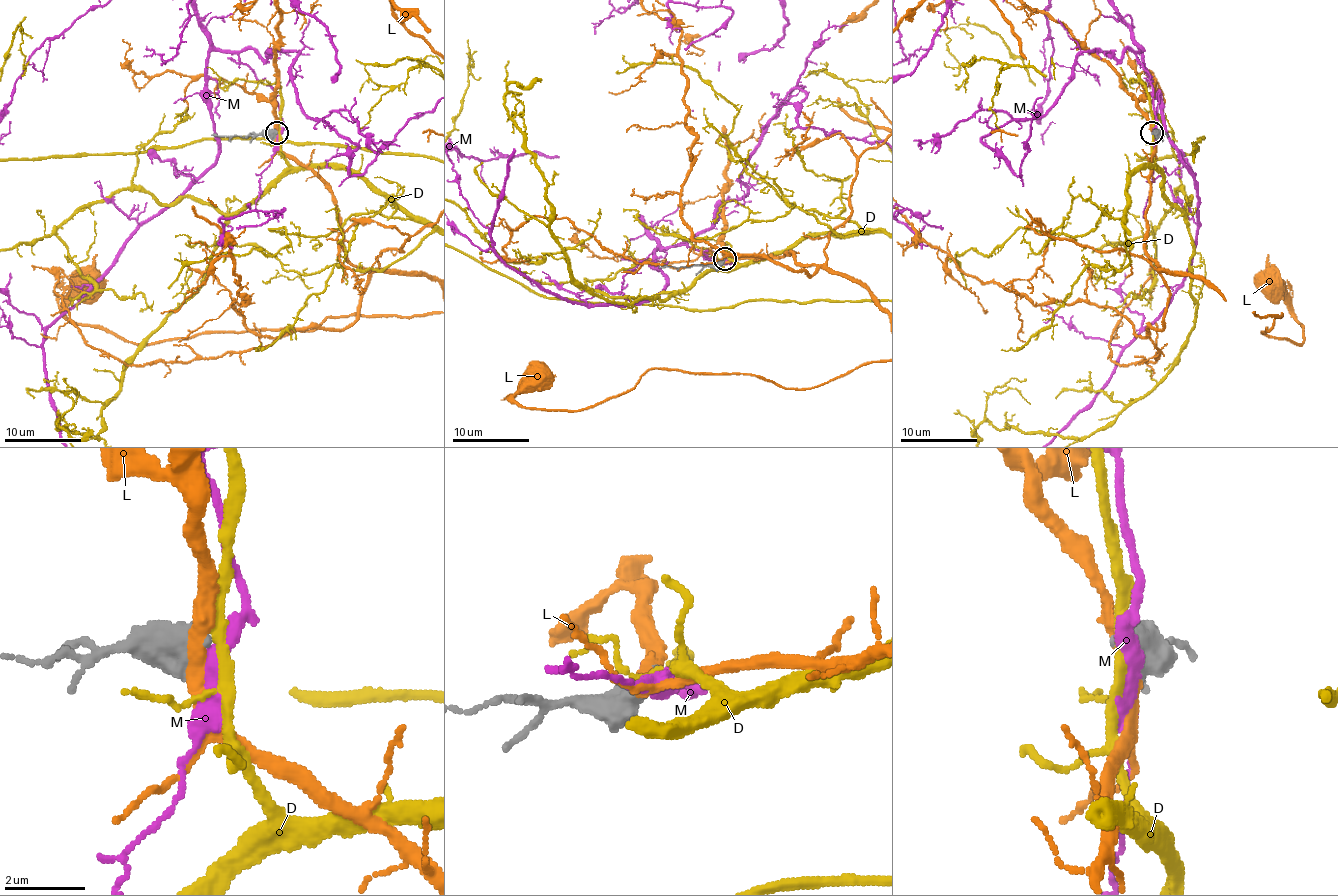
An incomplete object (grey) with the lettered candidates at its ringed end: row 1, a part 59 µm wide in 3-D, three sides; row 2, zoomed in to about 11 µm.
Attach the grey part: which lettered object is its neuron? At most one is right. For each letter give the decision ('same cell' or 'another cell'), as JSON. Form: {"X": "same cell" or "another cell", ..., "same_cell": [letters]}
{"D": "another cell", "L": "another cell", "M": "another cell", "same_cell": []}

